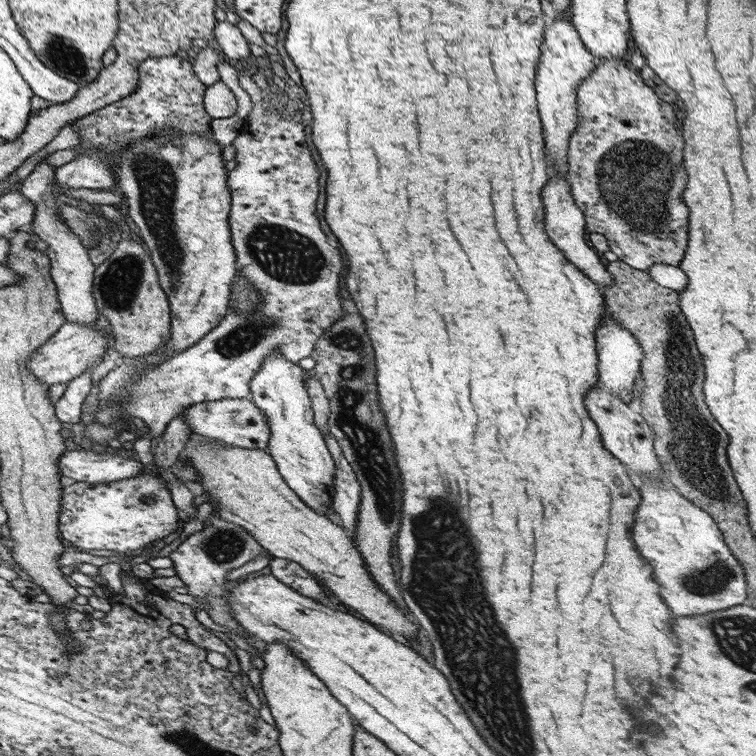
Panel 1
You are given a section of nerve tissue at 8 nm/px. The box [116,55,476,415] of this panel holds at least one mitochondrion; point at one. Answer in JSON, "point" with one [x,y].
{"point":[156,179]}

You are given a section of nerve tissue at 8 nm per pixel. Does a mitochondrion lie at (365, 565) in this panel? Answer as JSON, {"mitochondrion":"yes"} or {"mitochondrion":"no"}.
{"mitochondrion":"no"}

